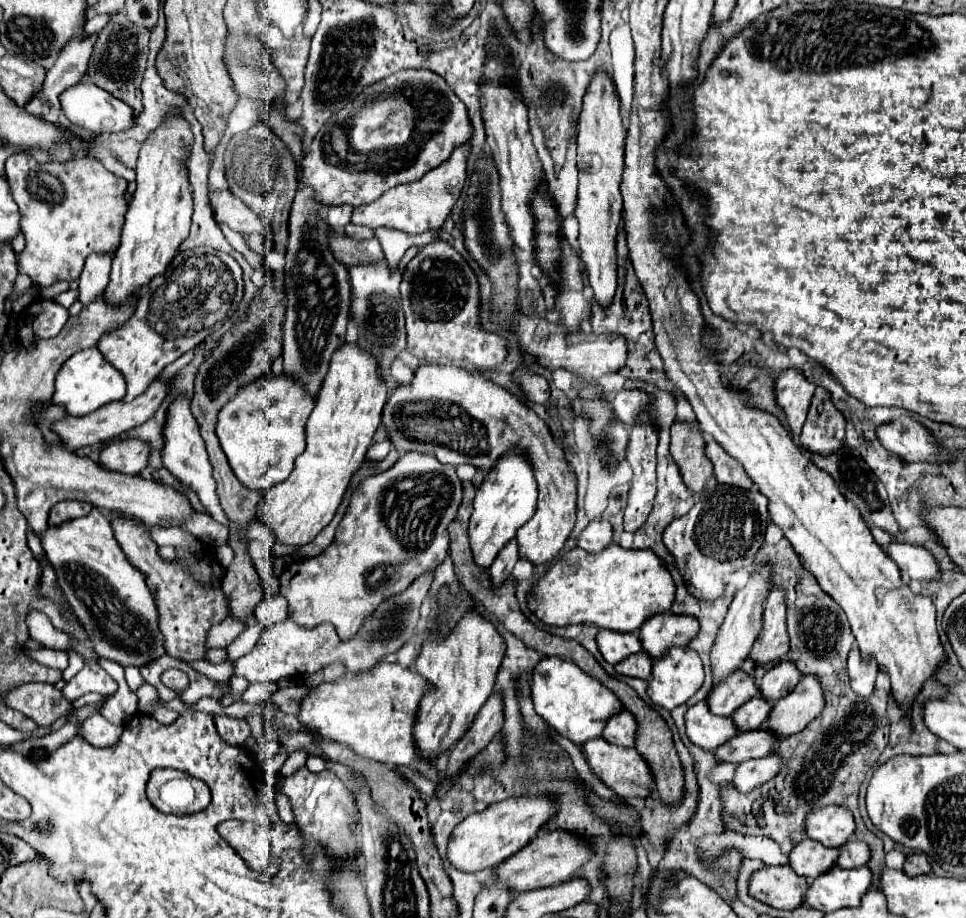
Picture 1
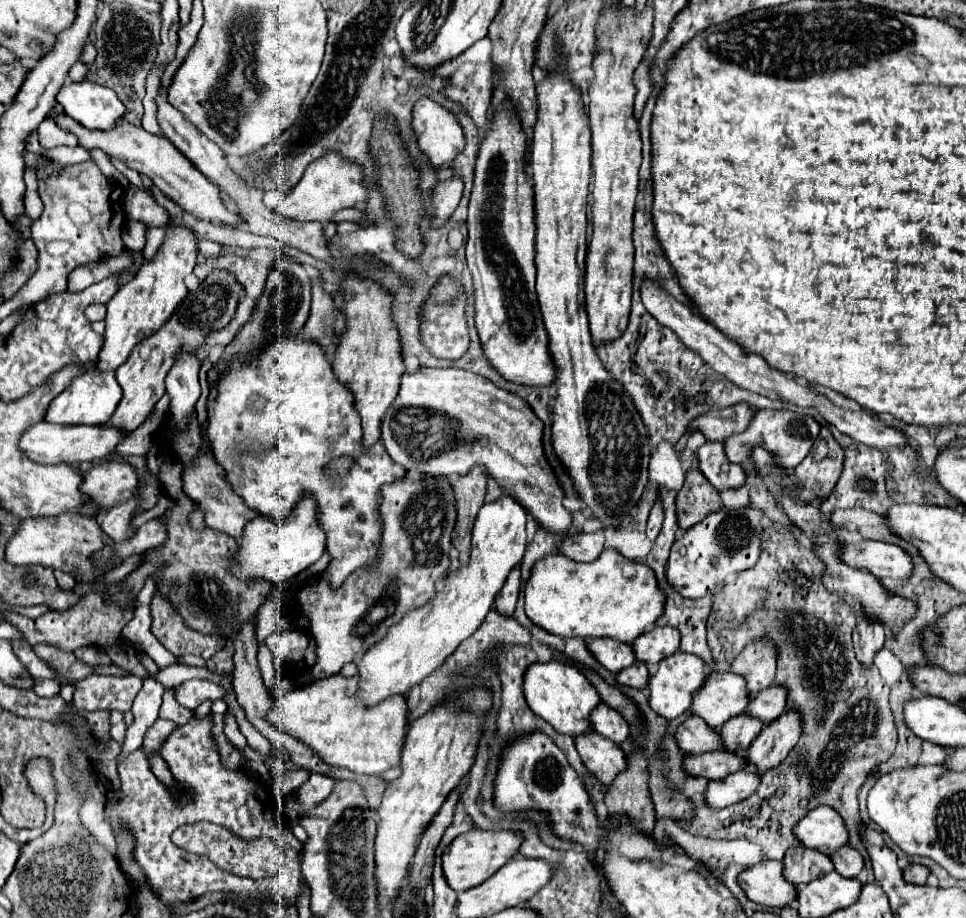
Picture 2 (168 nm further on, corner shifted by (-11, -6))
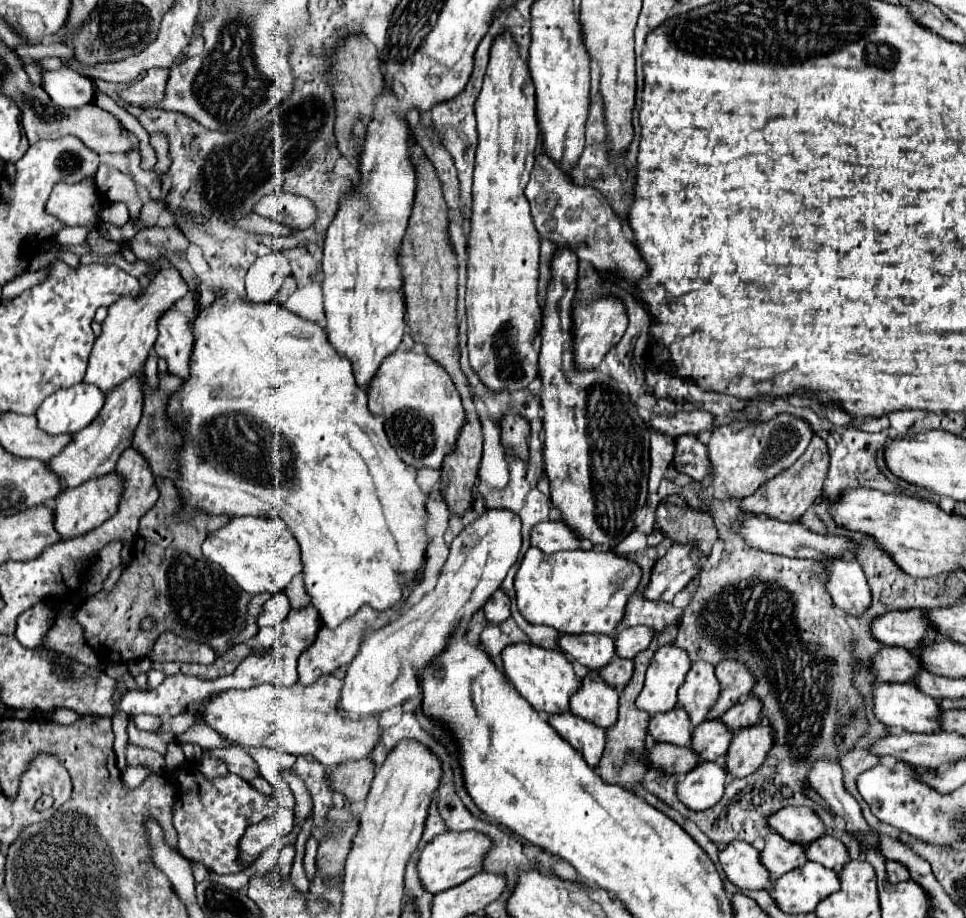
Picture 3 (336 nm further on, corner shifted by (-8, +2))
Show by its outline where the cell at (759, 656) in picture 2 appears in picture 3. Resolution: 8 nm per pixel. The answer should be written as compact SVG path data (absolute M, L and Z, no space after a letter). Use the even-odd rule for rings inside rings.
M732 659L720 661L716 665L716 677L720 683L720 695L718 701L712 705L712 709L708 711L706 719L720 719L722 713L726 713L754 685L754 677L750 677L746 665Z

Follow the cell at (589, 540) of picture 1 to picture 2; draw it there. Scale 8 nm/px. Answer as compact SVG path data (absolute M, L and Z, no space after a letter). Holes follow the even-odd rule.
M579 533L569 537L561 545L561 553L571 557L573 561L595 561L605 547L603 533Z

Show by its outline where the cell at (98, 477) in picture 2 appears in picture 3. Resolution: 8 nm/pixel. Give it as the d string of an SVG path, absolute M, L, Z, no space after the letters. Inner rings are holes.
M110 473L110 477L98 477L98 481L86 481L86 485L70 489L70 493L60 493L56 497L54 527L62 541L82 537L90 529L96 529L98 525L108 521L114 515L116 507L118 507L118 477Z

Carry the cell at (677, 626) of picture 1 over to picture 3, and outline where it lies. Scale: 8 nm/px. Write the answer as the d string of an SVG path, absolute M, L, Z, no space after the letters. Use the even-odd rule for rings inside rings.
M630 627L620 631L618 637L614 639L616 655L622 659L632 659L642 649L646 649L646 645L650 645L652 635L654 635L654 629L646 629L646 627Z

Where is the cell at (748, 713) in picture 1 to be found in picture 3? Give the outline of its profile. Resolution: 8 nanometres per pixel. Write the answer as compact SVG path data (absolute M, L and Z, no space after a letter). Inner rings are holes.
M704 721L692 731L692 751L702 761L716 761L718 755L724 755L730 745L732 733L720 721Z

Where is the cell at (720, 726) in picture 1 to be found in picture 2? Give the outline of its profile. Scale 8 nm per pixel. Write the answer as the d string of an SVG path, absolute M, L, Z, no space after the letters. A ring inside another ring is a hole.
M689 717L685 723L677 729L677 743L683 751L691 755L707 753L707 751L721 751L723 739L719 731L711 729L701 717Z

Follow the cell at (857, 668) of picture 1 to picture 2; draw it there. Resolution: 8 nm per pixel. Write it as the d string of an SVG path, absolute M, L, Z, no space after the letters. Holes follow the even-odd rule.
M861 617L857 629L853 631L855 655L861 665L871 667L875 655L883 649L885 641L885 627L879 621L867 621Z

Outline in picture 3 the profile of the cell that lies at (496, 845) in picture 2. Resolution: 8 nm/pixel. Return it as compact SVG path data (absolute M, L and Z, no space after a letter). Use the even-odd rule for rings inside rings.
M444 831L442 835L434 837L420 853L420 859L418 859L420 885L428 893L440 893L464 883L466 879L474 877L482 869L482 857L490 849L490 845L492 845L490 839L476 831L464 831L464 833Z

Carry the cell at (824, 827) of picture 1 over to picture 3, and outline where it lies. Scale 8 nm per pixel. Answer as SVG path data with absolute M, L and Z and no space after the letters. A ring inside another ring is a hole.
M782 807L776 813L770 813L766 823L786 841L800 845L808 845L810 841L818 839L818 835L824 835L822 821L808 807Z

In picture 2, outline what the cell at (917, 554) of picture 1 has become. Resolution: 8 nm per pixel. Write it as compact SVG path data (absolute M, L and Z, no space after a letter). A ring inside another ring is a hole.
M883 541L843 543L843 561L857 569L869 569L888 588L902 586L913 575L911 555L899 545Z

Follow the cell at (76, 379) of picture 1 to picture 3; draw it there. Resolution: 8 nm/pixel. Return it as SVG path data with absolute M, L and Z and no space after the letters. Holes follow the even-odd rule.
M78 383L52 393L38 409L38 427L48 435L76 435L90 425L104 405L102 393L94 385Z

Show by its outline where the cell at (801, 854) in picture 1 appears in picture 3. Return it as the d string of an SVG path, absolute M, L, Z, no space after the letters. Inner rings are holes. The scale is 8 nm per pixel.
M768 833L764 841L766 847L760 851L760 863L768 869L772 879L782 877L782 873L796 869L806 861L804 847L784 841L784 837L778 837L778 833Z

